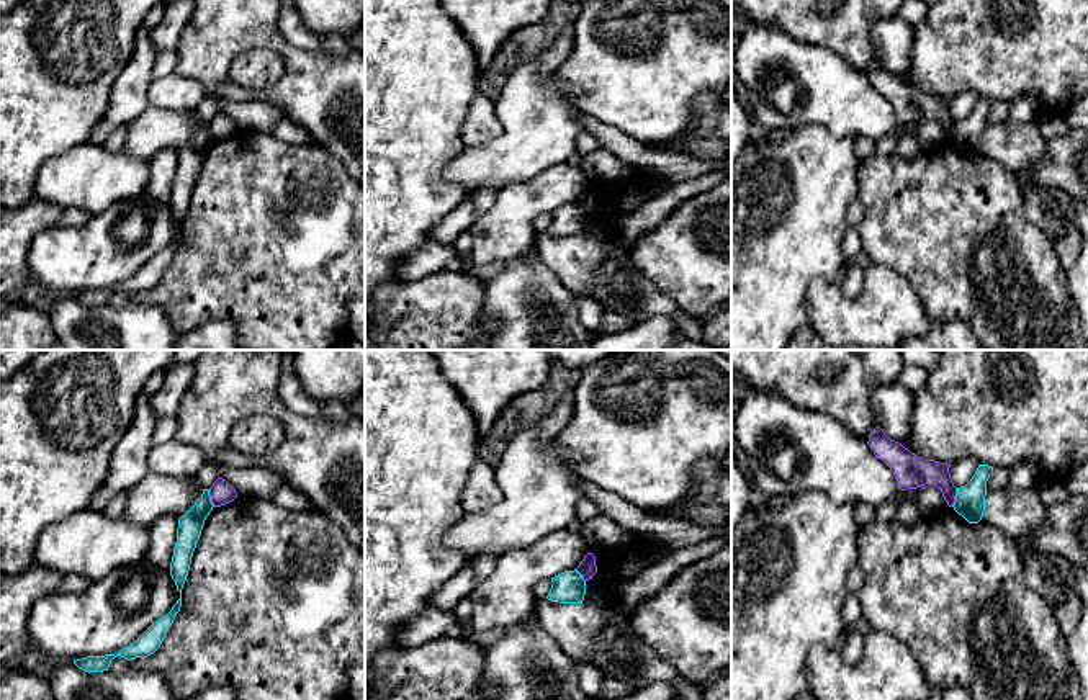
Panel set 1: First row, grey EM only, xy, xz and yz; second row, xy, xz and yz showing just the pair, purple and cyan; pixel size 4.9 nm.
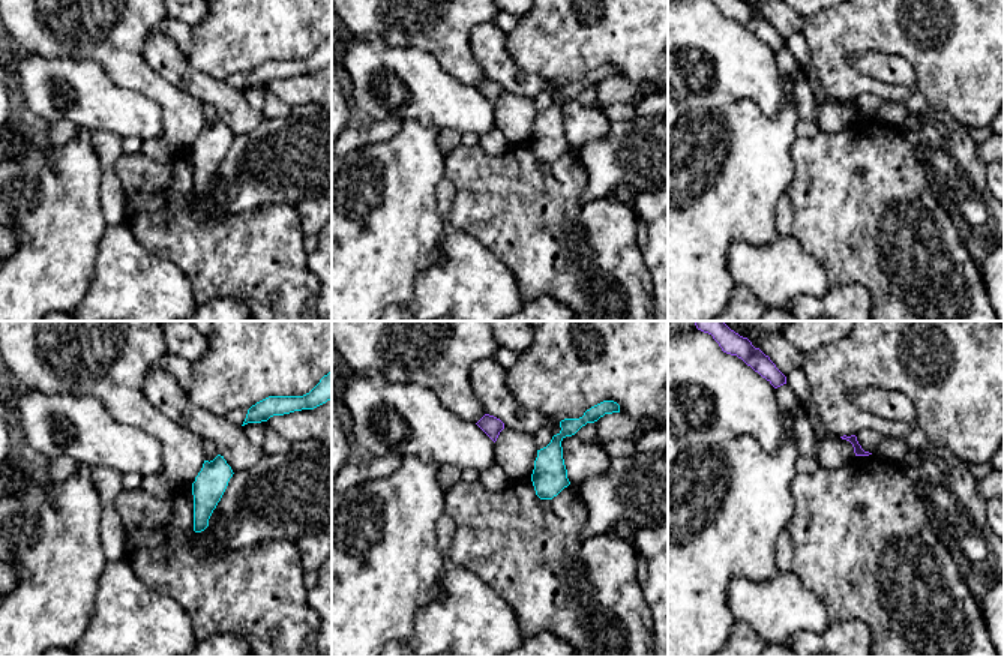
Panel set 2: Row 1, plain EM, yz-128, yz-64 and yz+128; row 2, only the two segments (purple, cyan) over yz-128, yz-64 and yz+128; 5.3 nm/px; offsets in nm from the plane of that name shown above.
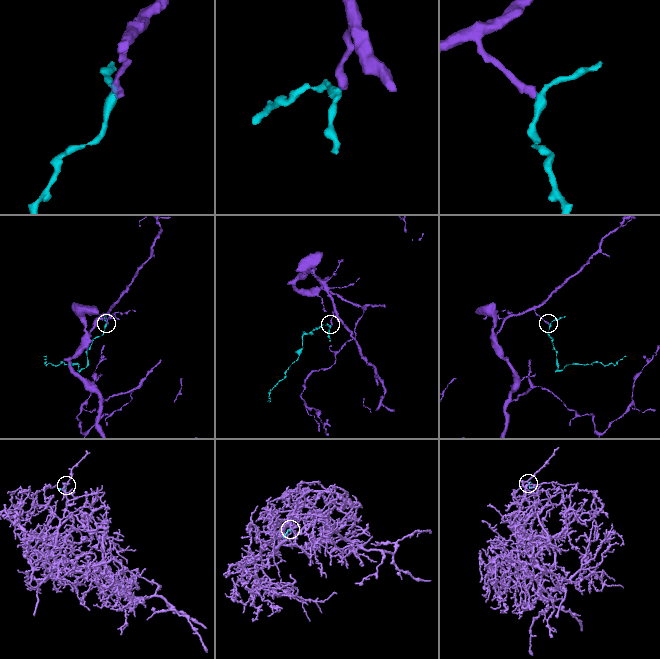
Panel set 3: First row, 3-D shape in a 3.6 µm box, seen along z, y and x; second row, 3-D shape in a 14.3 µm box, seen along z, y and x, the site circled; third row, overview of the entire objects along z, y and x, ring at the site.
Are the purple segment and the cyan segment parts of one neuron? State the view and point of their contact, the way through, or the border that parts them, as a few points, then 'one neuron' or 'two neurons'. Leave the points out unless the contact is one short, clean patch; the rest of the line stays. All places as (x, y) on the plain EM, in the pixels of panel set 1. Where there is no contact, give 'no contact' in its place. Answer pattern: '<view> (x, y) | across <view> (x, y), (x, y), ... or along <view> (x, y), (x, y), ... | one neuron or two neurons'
yz (954, 131) | along yz (957, 121), (951, 139) | two neurons

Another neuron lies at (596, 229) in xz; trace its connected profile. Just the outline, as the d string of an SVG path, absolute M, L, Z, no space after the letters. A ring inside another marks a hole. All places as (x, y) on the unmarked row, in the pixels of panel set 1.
M586 214L586 227L584 227L584 239L591 239L591 240L610 240L614 236L614 231L602 222L599 218L596 218L594 214Z

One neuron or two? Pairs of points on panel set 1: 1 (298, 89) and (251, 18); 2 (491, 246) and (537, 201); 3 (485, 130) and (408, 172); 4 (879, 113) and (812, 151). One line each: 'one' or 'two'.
1: one
2: one
3: two
4: two

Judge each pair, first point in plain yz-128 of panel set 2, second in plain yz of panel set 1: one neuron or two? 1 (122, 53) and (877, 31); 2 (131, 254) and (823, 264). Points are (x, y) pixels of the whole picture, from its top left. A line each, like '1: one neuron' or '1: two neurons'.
1: two neurons
2: two neurons

